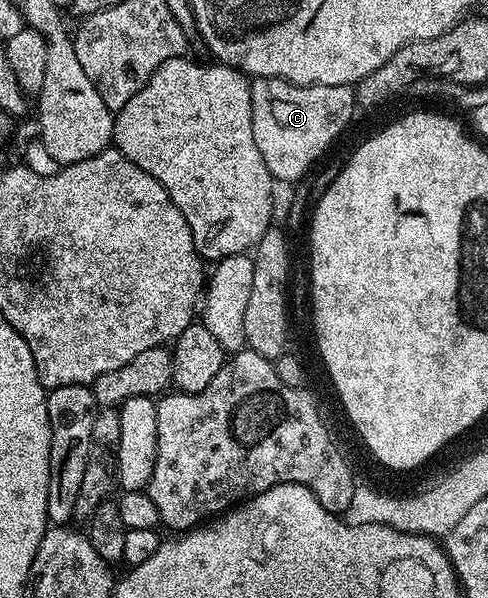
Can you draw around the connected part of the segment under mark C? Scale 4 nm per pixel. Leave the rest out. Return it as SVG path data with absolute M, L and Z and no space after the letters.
M256 78L251 81L252 140L264 156L268 172L280 181L297 183L310 170L310 165L337 140L356 111L356 94L348 86L297 86L279 78Z

